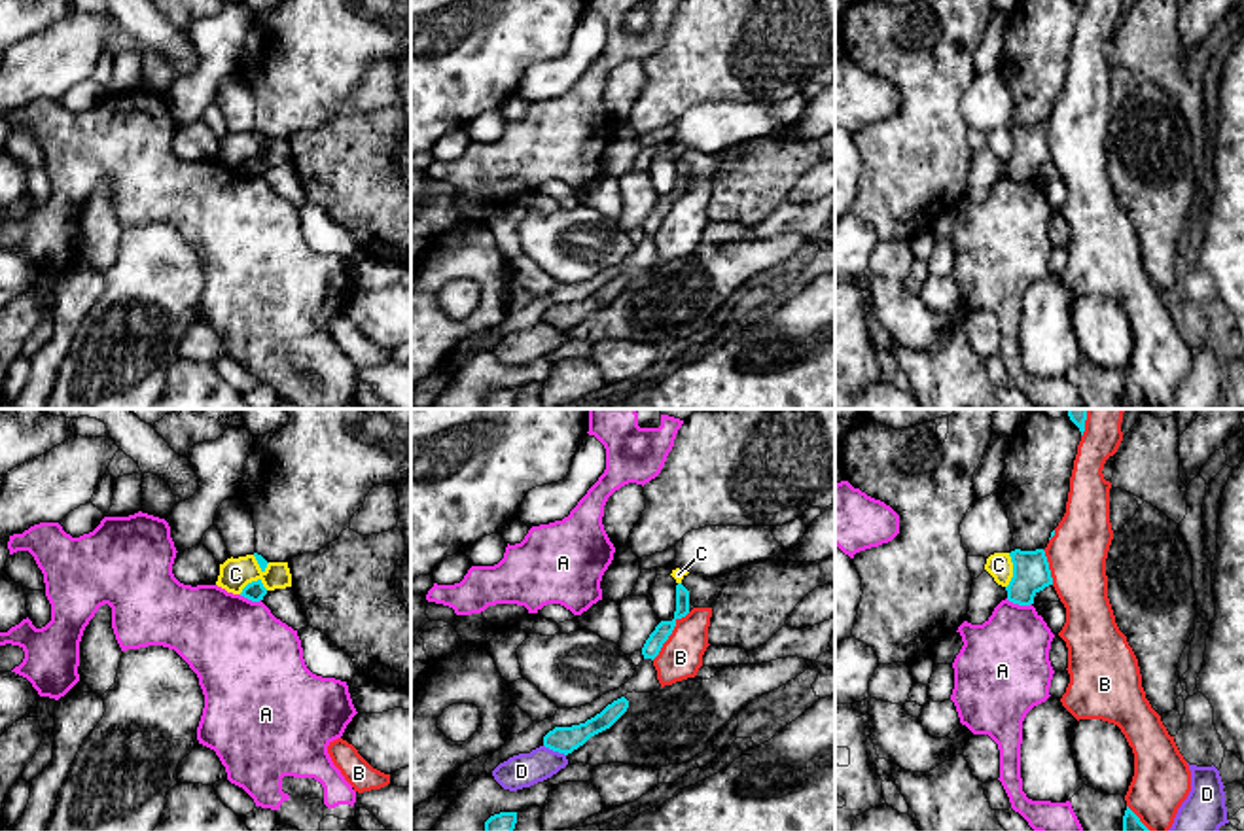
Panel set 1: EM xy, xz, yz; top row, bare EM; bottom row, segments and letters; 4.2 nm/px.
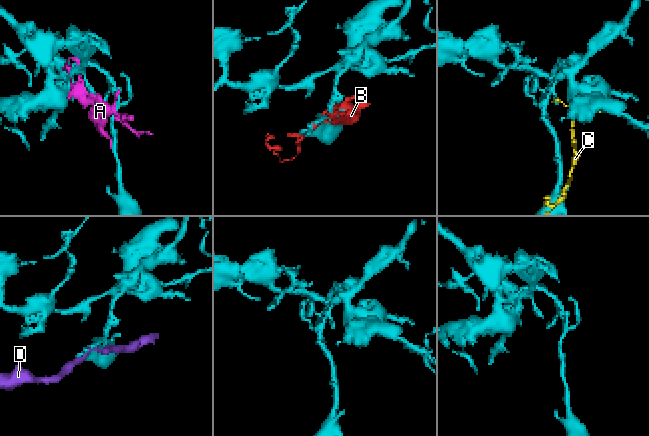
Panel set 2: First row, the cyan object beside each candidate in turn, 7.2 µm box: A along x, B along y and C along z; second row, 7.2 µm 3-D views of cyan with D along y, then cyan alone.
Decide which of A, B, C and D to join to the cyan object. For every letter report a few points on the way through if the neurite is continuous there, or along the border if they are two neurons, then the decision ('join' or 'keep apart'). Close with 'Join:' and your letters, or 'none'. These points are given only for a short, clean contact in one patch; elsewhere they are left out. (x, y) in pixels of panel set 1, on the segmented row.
A: keep apart
B: keep apart
C: along yz (1010, 553), (1012, 580), (1006, 587) | keep apart
D: keep apart
Join: none

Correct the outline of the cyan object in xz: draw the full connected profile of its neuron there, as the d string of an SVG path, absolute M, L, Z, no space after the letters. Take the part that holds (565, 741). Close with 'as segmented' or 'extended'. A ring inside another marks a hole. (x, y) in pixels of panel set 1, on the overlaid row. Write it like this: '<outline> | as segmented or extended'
M621 697L585 723L572 727L555 727L543 736L543 746L568 755L583 746L591 736L610 729L627 712L627 708L629 700Z | as segmented

